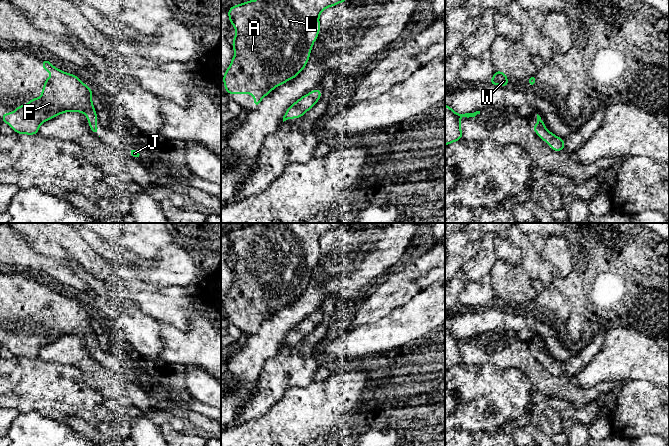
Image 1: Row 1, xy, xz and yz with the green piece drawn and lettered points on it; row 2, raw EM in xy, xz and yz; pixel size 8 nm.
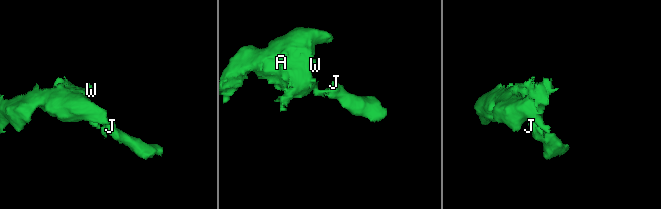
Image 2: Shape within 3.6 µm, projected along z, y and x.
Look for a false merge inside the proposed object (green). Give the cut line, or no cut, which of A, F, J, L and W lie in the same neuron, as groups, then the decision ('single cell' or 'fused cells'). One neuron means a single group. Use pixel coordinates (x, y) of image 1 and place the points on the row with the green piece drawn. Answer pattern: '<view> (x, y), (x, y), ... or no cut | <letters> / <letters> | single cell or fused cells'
no cut | A F J L W | single cell

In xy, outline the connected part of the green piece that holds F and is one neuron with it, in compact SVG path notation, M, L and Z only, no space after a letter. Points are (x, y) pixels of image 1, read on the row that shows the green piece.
M43 60L42 67L45 71L50 71L49 79L44 80L45 86L42 88L42 95L38 98L30 99L27 105L19 105L11 113L2 114L2 122L12 127L13 131L19 134L34 135L38 134L40 125L64 112L81 112L88 119L90 129L95 135L98 135L98 126L96 124L97 114L93 106L91 97L93 96L91 88L84 85L82 80L73 74L66 73L54 67L49 60Z

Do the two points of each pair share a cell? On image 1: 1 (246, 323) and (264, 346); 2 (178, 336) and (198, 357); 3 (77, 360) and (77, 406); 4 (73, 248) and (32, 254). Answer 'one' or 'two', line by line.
1: two
2: one
3: two
4: two

